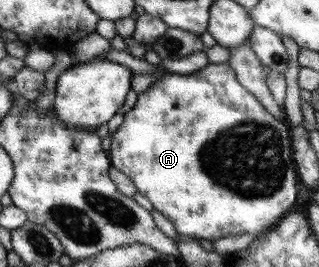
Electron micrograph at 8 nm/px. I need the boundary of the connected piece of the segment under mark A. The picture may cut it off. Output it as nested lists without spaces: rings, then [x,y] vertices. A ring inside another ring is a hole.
[[[227,62],[208,63],[193,74],[180,75],[166,73],[156,82],[149,85],[146,92],[137,94],[137,100],[133,108],[124,115],[124,120],[118,129],[112,133],[111,154],[112,166],[123,172],[134,184],[140,194],[143,194],[152,203],[153,209],[161,212],[167,220],[174,224],[175,230],[180,235],[191,240],[211,240],[241,233],[261,232],[273,229],[280,224],[282,216],[289,212],[296,200],[296,166],[292,162],[290,150],[290,126],[276,126],[278,119],[269,112],[266,107],[238,80],[235,69]]]

